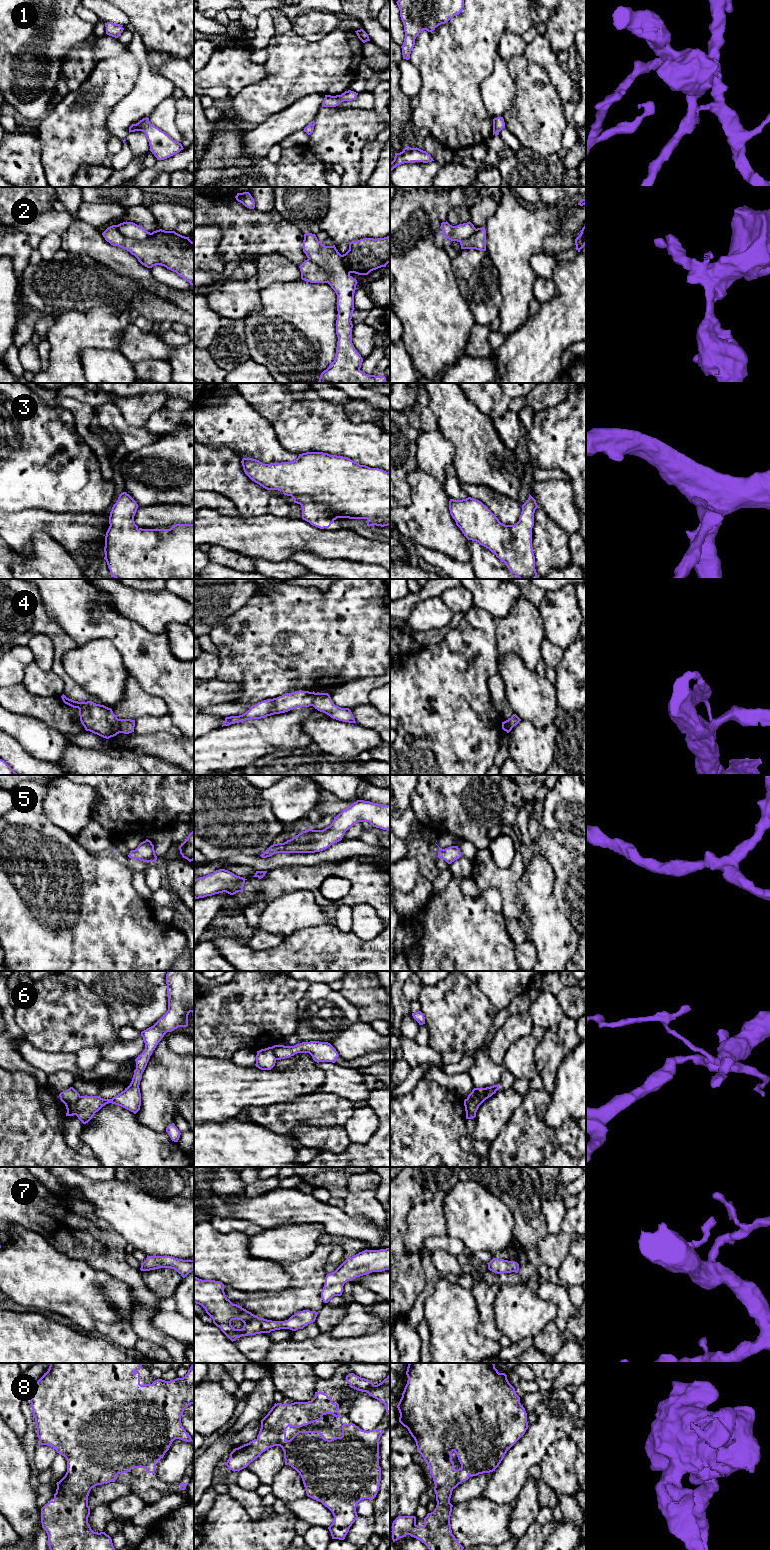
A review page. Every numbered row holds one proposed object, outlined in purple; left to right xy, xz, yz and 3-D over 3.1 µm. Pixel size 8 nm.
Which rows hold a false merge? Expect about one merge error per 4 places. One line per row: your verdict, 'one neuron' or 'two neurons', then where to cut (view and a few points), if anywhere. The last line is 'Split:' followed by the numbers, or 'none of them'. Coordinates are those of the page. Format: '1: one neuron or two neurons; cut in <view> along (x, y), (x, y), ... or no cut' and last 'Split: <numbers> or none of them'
1: two neurons; cut in xy along (150, 123), (144, 132)
2: two neurons; cut in xy along (116, 225), (123, 235), (139, 240), (144, 240), (151, 233)
3: one neuron; no cut
4: two neurons; cut in xy along (118, 719), (120, 732)
5: one neuron; no cut
6: two neurons; cut in xy along (80, 1096), (76, 1102), (75, 1114)
7: one neuron; no cut
8: one neuron; no cut
Split: 1, 2, 4, 6

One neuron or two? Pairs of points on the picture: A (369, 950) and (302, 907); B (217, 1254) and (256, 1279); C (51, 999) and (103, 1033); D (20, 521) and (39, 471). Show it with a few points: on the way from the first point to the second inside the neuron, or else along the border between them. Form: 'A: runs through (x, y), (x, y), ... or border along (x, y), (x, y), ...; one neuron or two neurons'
A: border along (327, 923), (304, 929); two neurons
B: runs through (227, 1259), (239, 1270), (246, 1273); one neuron
C: runs through (64, 1012), (69, 1017), (81, 1019), (90, 1025); one neuron
D: border along (47, 510), (22, 509), (10, 512); two neurons

